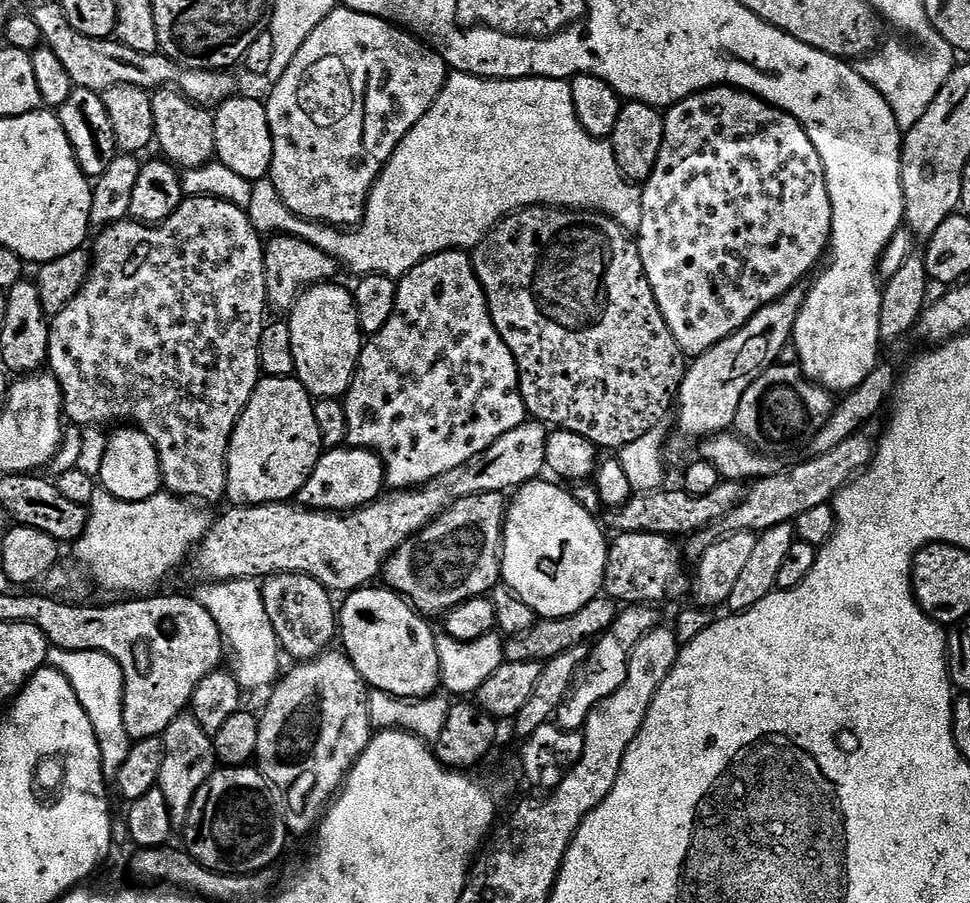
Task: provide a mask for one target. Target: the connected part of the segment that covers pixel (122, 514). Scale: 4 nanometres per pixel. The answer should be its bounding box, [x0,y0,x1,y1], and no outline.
[74,490,210,594]

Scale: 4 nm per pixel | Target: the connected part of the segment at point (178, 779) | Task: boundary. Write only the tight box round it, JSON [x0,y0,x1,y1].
[158,714,218,829]

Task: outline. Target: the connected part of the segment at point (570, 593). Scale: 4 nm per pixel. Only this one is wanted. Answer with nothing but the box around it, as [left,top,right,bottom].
[500,479,610,620]

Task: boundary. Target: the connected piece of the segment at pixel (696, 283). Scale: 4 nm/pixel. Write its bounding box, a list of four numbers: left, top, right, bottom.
[638,86,832,358]

